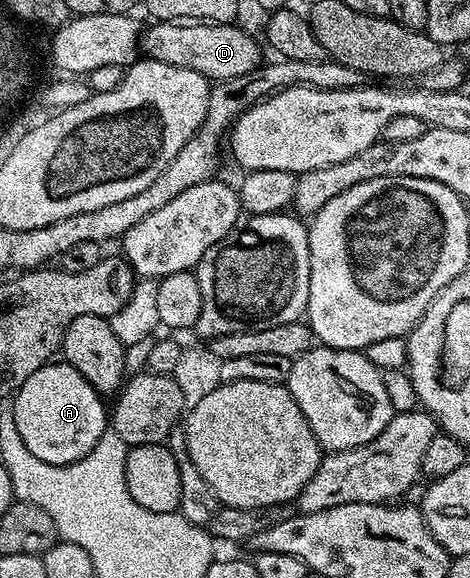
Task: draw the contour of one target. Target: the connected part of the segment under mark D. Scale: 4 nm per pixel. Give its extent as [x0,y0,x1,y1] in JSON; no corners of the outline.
[143,22,261,83]

